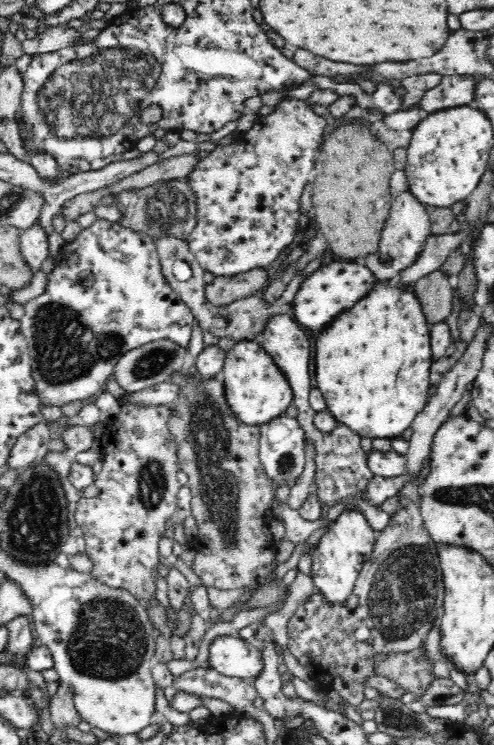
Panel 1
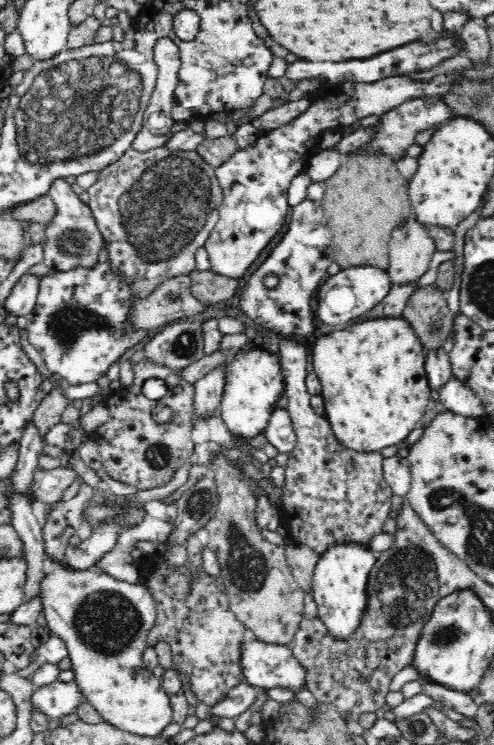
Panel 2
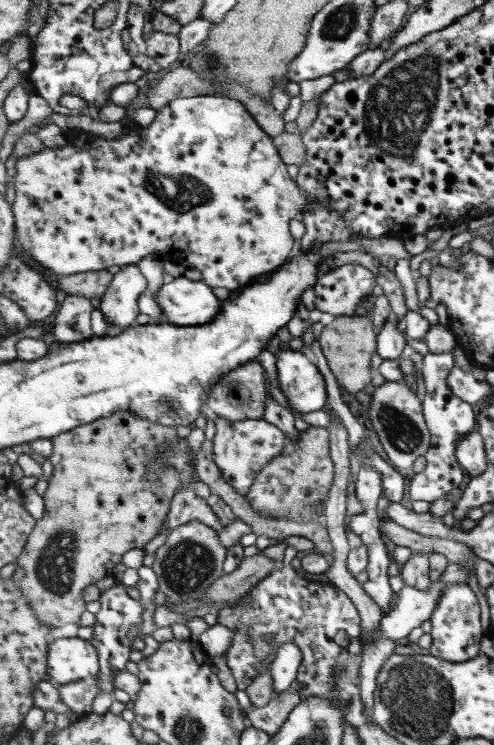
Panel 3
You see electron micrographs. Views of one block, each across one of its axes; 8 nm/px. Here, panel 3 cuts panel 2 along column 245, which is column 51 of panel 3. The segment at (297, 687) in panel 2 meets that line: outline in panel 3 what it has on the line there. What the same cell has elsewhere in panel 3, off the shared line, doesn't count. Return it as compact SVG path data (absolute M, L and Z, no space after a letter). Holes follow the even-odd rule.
M61 638L50 644L47 673L53 684L94 679L101 672L99 650L83 638Z

